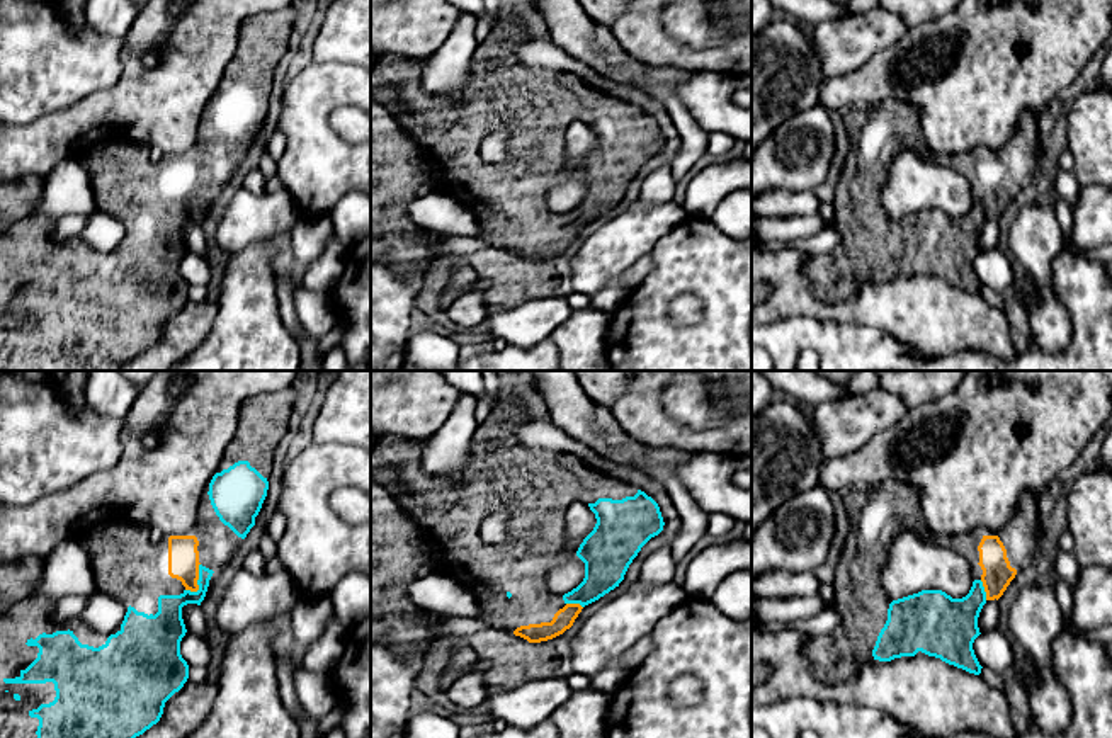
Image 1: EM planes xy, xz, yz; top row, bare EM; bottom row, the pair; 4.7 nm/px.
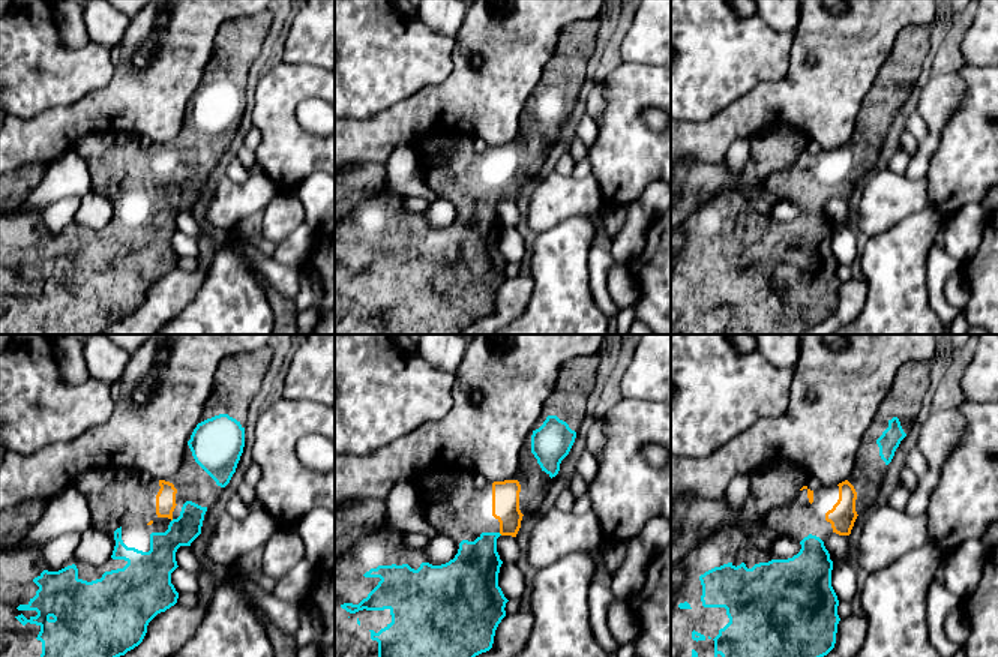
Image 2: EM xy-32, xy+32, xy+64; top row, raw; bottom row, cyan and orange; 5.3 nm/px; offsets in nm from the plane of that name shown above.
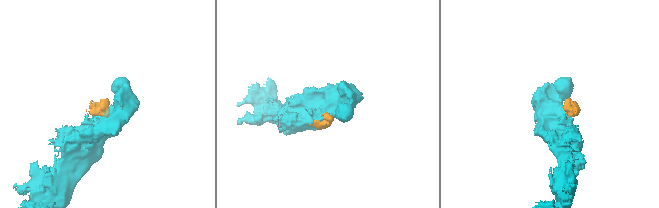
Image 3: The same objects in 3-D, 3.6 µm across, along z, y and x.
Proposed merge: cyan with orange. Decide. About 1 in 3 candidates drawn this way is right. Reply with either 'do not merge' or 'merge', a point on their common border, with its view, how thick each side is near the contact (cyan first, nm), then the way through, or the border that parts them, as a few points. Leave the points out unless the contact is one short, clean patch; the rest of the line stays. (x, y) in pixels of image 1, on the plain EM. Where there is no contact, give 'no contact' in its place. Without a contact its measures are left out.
merge; contact xy (198, 201); calibres 160 and 140 nm; way xy (167, 244), (198, 201), (184, 182)

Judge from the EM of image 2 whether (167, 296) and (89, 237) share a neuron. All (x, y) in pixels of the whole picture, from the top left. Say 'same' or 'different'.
different

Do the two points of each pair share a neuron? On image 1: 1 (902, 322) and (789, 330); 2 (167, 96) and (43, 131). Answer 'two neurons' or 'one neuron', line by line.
1: two neurons
2: one neuron

